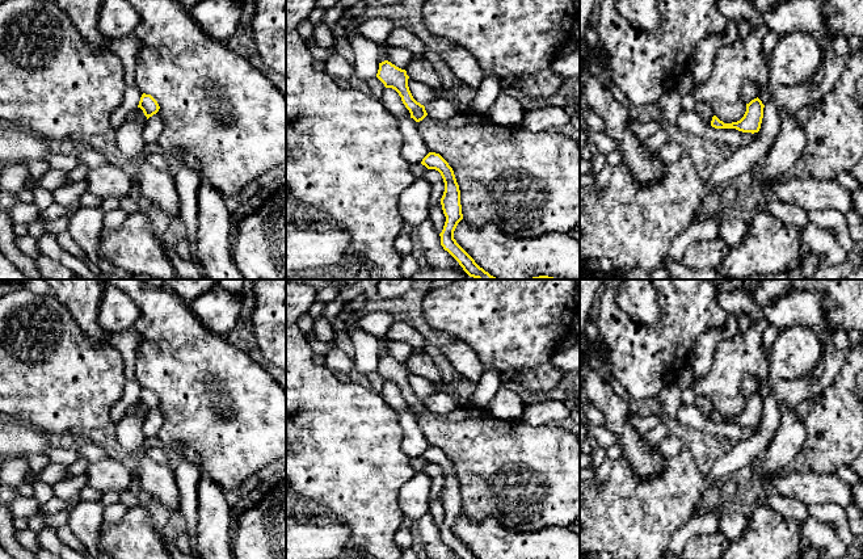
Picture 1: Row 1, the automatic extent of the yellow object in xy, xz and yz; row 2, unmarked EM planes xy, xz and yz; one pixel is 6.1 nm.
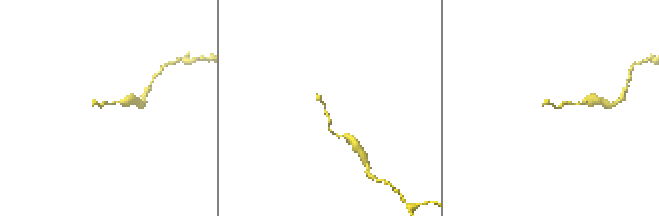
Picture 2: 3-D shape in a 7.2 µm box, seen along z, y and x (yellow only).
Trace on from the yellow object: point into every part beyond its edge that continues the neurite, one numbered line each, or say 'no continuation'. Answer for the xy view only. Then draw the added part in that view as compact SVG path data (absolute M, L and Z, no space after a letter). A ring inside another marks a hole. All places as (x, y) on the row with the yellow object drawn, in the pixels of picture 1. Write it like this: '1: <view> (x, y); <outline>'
no continuation

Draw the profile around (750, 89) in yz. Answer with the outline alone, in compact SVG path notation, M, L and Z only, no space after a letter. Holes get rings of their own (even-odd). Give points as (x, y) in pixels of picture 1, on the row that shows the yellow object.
M745 80L742 85L742 98L746 104L758 97L758 84L752 80Z

